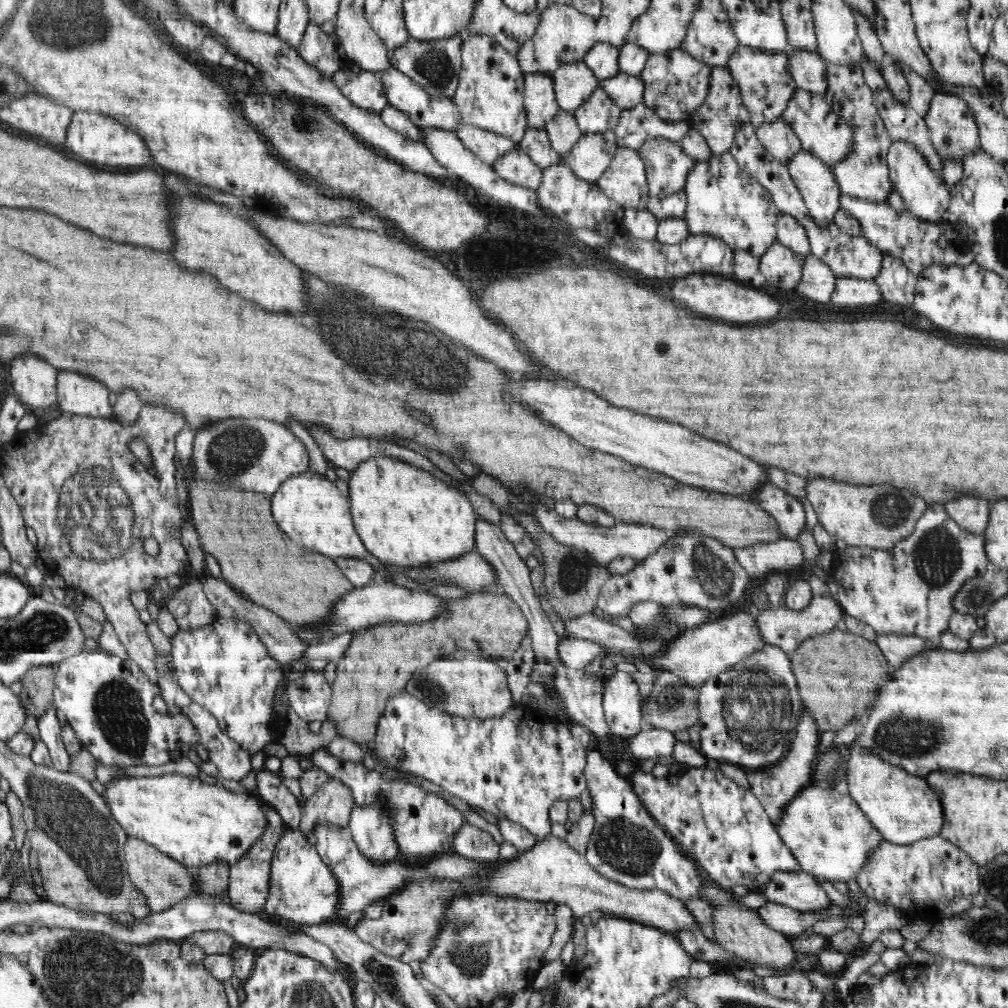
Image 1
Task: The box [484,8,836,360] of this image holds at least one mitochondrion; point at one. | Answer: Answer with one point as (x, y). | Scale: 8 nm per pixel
(664, 89)

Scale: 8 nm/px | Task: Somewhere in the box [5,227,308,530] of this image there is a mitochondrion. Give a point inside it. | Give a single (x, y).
(230, 453)

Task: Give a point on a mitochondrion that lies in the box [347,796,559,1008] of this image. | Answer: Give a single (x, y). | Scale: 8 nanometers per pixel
(471, 956)

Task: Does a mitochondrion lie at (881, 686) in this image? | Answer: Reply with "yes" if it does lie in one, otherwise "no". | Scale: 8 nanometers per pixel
no

